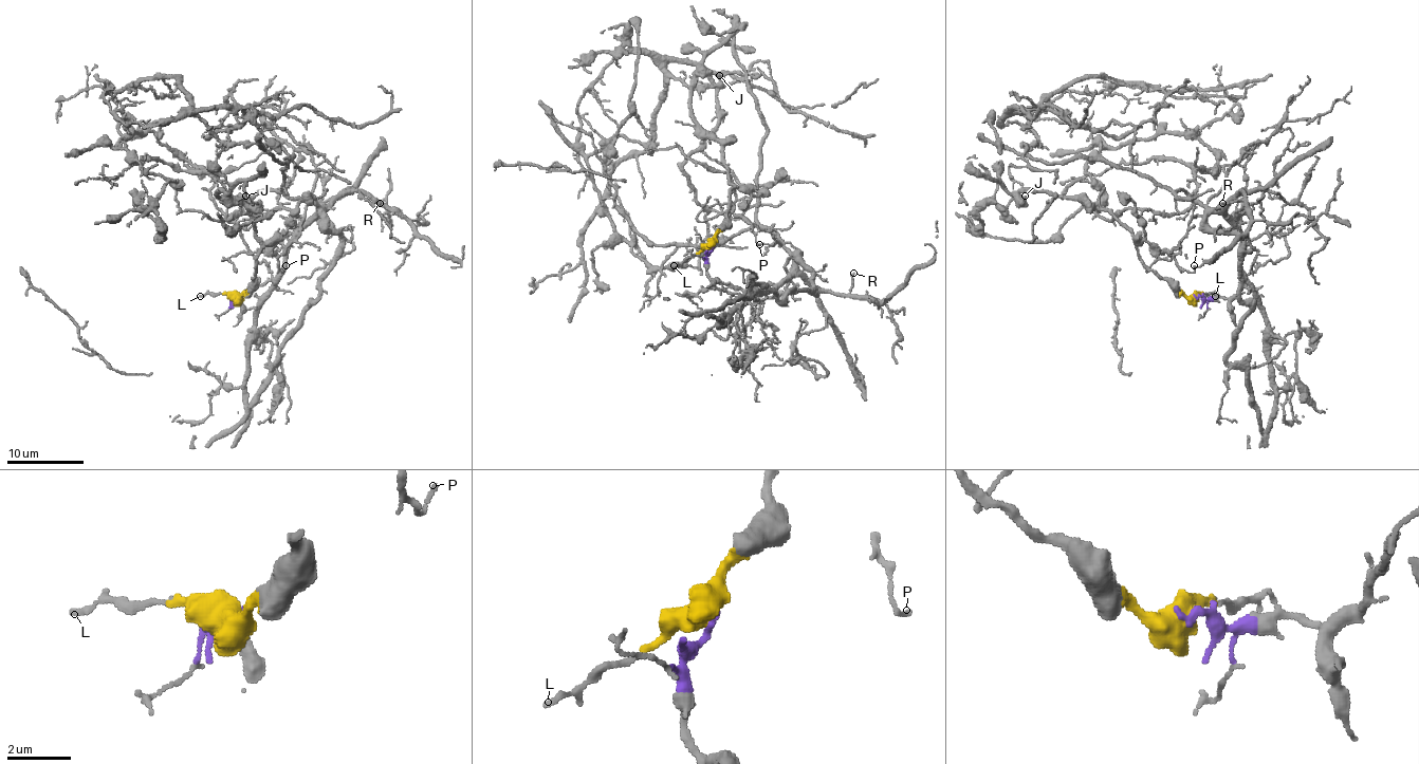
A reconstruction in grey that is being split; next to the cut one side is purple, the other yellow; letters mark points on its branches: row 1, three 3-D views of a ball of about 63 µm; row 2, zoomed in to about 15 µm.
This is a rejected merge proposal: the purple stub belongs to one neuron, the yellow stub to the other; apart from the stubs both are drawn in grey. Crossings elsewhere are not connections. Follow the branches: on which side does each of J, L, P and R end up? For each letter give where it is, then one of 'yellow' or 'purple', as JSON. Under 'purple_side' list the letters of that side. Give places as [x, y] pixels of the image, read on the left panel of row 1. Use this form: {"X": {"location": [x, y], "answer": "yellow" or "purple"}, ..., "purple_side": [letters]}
{"J": {"location": [245, 196], "answer": "yellow"}, "L": {"location": [200, 296], "answer": "yellow"}, "P": {"location": [286, 265], "answer": "purple"}, "R": {"location": [380, 203], "answer": "purple"}, "purple_side": ["P", "R"]}

